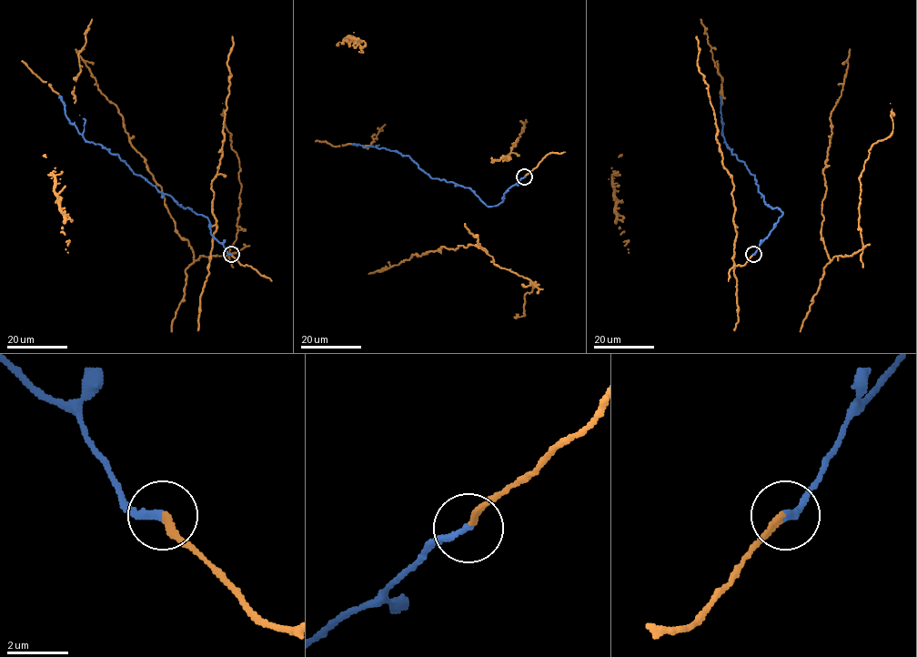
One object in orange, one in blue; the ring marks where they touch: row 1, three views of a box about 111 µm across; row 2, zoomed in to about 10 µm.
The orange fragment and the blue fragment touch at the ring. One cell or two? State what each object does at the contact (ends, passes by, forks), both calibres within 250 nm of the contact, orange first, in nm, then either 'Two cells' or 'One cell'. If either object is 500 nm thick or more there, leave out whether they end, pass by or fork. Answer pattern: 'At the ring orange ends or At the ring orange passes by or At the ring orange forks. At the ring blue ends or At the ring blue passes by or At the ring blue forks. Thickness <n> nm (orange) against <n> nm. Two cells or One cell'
At the ring orange ends. At the ring blue ends. Thickness 200 nm (orange) against 240 nm. One cell

